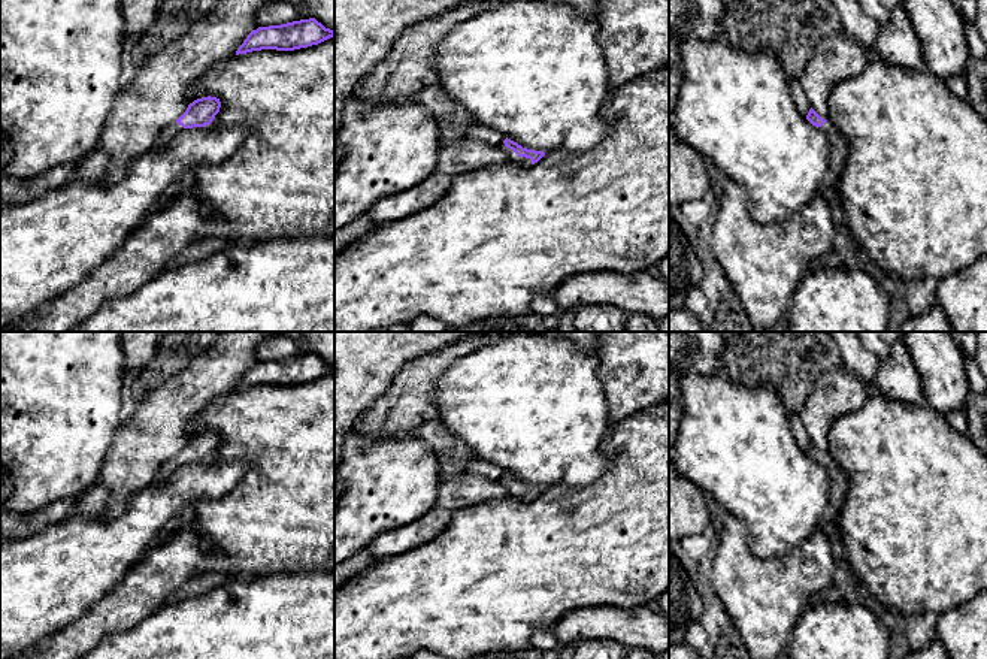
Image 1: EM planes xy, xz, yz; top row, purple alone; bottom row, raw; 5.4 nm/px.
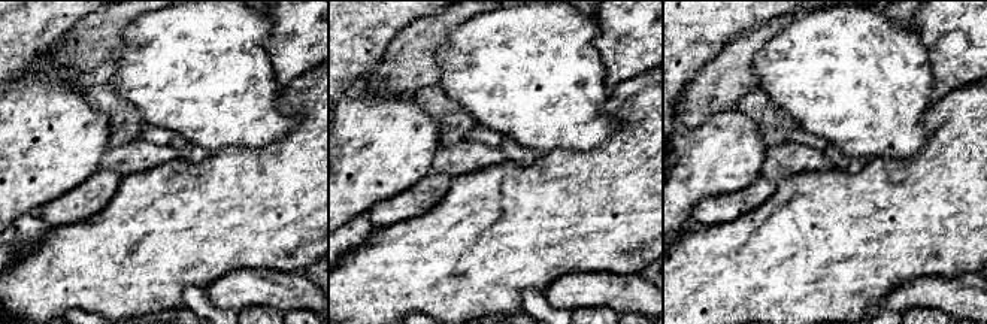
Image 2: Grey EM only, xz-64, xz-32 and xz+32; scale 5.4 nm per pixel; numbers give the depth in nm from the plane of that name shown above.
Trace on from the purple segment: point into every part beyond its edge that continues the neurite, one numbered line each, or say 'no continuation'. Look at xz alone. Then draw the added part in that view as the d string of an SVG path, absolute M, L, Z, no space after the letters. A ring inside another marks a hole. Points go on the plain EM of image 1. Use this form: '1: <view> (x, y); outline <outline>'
1: xz (523, 496); outline M503 477L499 481L506 487L509 496L514 496L523 502L533 501L530 493L518 492L512 484L506 483Z

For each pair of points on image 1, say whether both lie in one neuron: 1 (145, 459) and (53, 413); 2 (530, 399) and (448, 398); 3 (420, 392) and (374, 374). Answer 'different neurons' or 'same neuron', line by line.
1: different neurons
2: same neuron
3: different neurons

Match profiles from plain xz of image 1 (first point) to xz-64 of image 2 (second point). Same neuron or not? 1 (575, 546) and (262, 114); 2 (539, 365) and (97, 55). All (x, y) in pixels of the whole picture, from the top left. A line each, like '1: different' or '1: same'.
1: different
2: different

